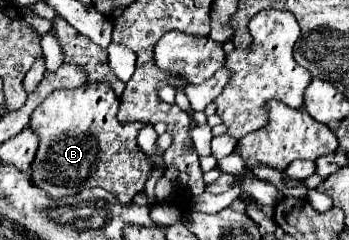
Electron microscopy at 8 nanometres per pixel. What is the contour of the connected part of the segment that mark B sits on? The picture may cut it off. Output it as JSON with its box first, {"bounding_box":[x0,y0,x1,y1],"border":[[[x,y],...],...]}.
{"bounding_box":[29,83,153,205],"border":[[[101,83],[99,87],[81,85],[77,89],[53,91],[31,113],[31,121],[29,121],[29,127],[39,135],[39,149],[31,165],[31,181],[35,183],[35,187],[47,191],[51,199],[77,195],[85,187],[101,187],[113,193],[119,199],[119,203],[123,205],[133,203],[135,195],[143,191],[153,165],[137,143],[137,131],[141,129],[141,123],[119,123],[117,109],[119,109],[119,99],[115,97],[113,89],[107,83]]]}

